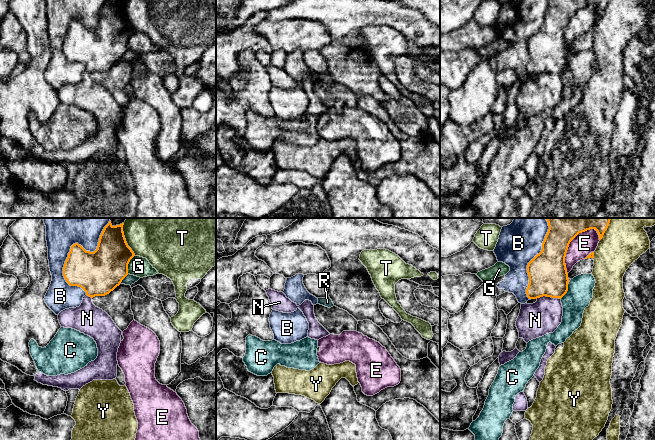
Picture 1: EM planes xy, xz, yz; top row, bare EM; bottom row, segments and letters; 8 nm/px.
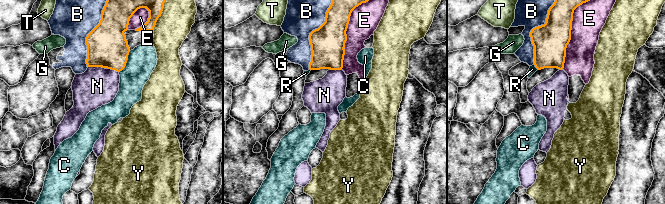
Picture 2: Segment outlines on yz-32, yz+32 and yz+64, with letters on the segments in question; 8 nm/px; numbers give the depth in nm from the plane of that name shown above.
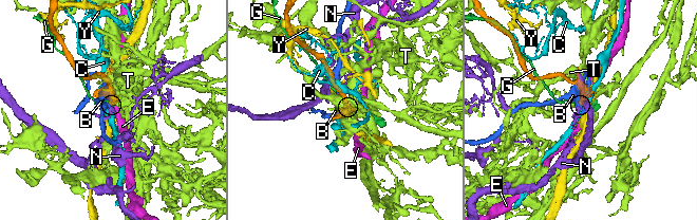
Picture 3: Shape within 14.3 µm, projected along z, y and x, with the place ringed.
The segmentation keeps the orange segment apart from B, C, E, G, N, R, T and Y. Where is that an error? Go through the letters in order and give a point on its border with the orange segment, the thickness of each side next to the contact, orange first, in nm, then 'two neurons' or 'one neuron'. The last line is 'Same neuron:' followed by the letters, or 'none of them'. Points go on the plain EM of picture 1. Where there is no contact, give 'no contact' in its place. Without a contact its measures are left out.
B: contact xy (70, 26); calibres 320 and 220 nm; two neurons
C: contact yz (567, 66); calibres 320 and 200 nm; two neurons
E: contact yz (568, 22); calibres 300 and 180 nm; two neurons
G: contact xy (128, 39); calibres 360 and 160 nm; two neurons
N: contact yz (548, 72); calibres 320 and 280 nm; two neurons
R: contact xy (123, 54); calibres 360 and 80 nm; two neurons
T: contact xy (125, 16); calibres 320 and 300 nm; two neurons
Y: contact yz (604, 8); calibres 100 and 320 nm; two neurons
Same neuron: none of them

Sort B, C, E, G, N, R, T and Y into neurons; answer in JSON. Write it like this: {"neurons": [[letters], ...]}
{"neurons": [["B"], ["C"], ["E"], ["G"], ["N"], ["R", "T"], ["Y"]]}

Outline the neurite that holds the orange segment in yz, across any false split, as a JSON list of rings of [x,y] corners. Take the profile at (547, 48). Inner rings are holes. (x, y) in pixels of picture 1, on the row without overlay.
[[[548,0],[542,26],[527,41],[529,75],[543,72],[561,75],[568,67],[565,33],[570,18],[582,8],[595,5],[599,16],[609,0]]]

